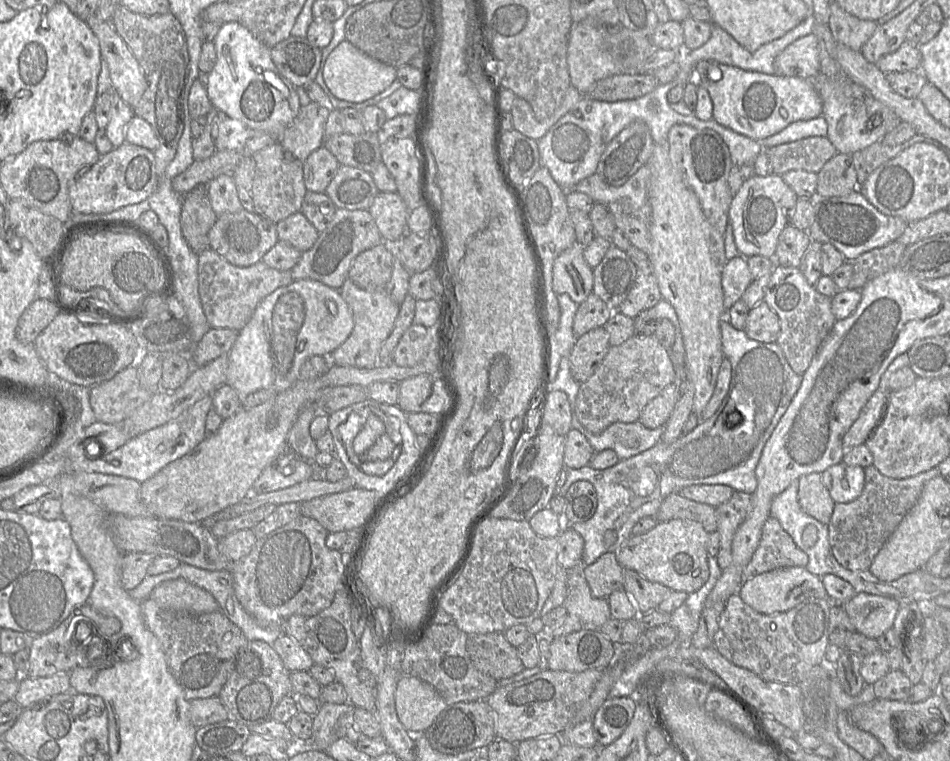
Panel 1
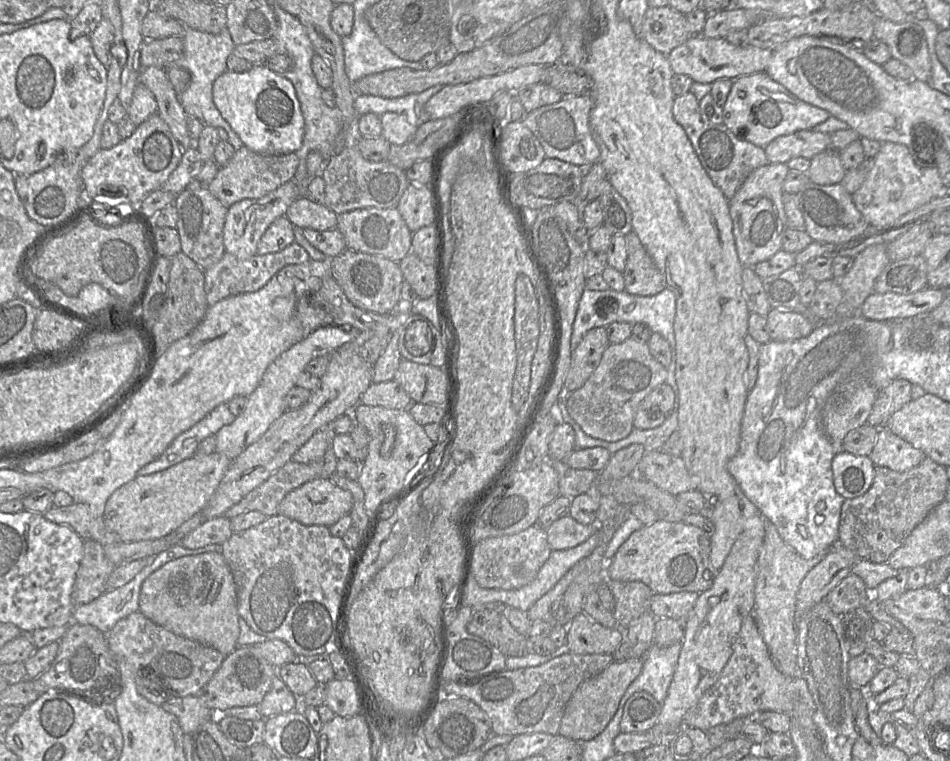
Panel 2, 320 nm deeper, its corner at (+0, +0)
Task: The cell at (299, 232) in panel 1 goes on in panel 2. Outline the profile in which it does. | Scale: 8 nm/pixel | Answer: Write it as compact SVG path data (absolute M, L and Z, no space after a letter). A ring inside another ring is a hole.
M301 195L288 207L285 216L299 228L325 231L336 228L338 215L323 203Z

